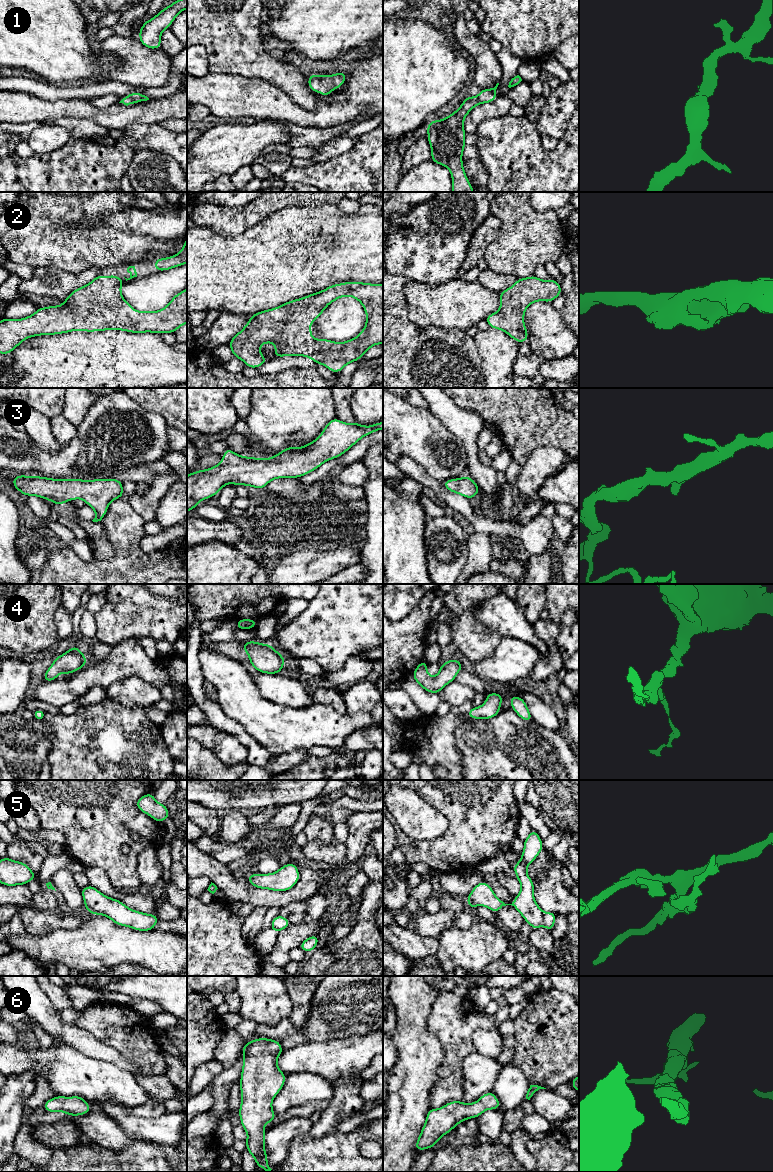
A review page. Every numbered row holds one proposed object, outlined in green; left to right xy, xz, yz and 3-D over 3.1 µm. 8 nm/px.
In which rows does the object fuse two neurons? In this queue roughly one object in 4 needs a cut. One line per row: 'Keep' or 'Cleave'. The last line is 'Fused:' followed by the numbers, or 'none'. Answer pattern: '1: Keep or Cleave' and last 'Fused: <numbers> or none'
1: Keep
2: Keep
3: Keep
4: Keep
5: Keep
6: Keep
Fused: none

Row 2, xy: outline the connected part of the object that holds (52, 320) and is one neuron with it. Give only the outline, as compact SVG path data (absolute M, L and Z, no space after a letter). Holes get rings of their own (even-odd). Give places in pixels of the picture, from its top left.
M115 274L97 275L87 285L74 289L64 299L63 305L38 308L34 314L23 319L0 320L0 353L10 354L29 337L56 335L71 331L122 330L131 333L174 333L187 323L187 288L177 293L169 304L158 311L137 311L125 301L121 294L123 280Z

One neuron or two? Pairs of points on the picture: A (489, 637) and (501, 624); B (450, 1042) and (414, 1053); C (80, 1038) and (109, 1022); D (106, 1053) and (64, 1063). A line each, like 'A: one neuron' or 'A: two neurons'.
A: two neurons
B: two neurons
C: two neurons
D: two neurons

